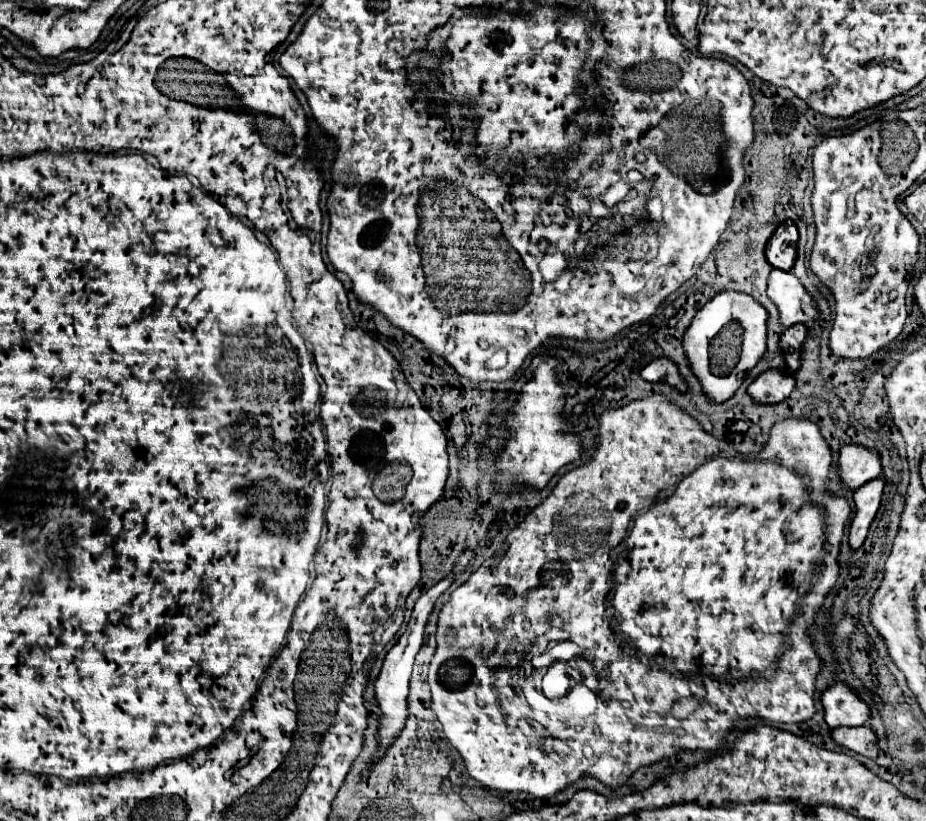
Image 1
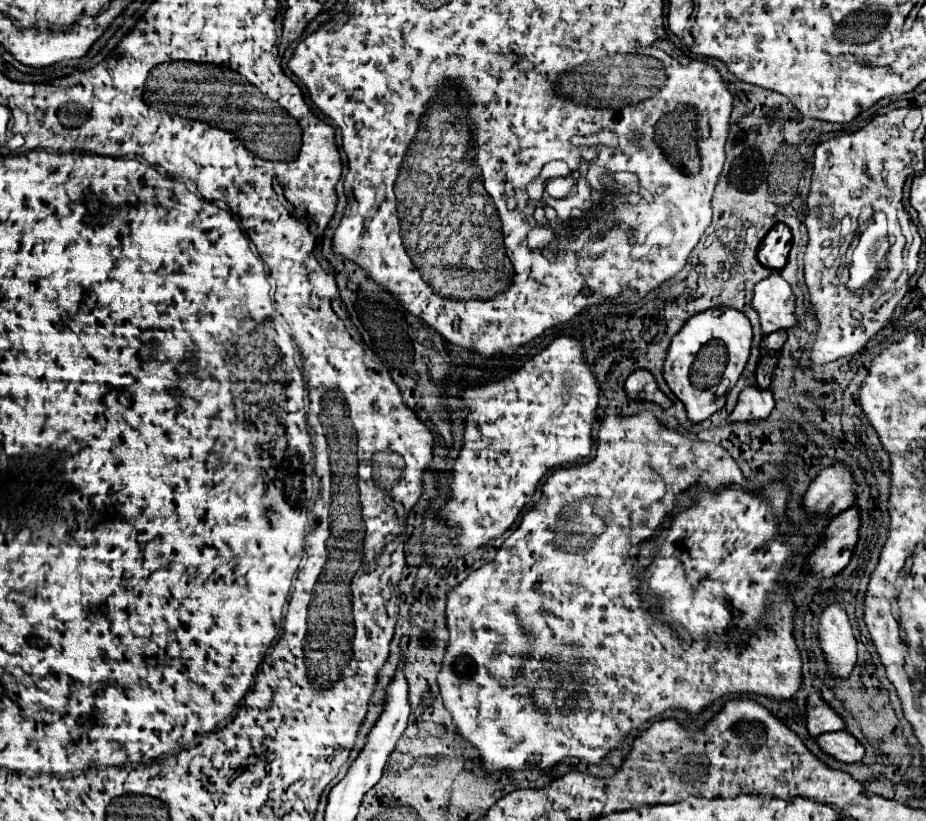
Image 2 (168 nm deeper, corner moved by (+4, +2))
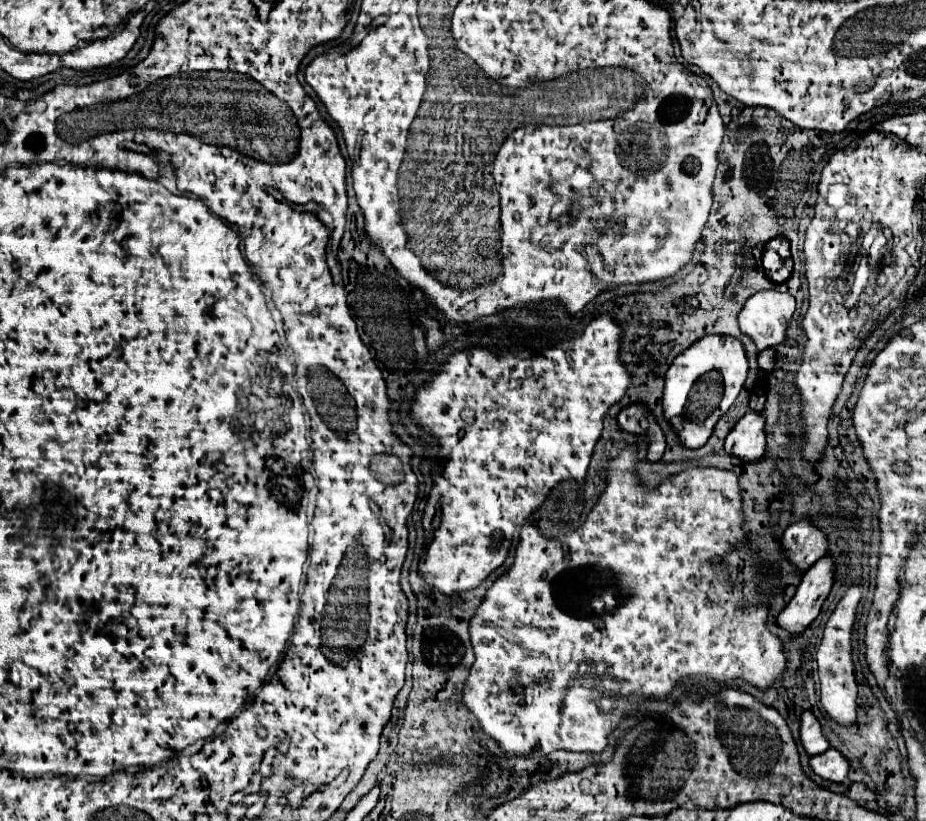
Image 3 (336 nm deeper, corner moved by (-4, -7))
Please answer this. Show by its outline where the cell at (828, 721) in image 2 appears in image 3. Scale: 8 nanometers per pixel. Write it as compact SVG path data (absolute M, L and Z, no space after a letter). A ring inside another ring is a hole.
M805 711L801 717L801 741L809 755L819 755L829 749L829 741L825 739L821 723L813 715L813 711Z

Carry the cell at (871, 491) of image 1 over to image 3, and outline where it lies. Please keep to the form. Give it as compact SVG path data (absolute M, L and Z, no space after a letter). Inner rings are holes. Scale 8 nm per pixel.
M833 557L817 559L801 577L795 597L781 611L777 623L789 633L797 635L819 615L823 601L827 599L835 581L835 561Z

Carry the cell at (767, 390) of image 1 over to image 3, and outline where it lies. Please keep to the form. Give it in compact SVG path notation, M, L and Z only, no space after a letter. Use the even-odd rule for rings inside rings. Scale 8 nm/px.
M749 411L743 415L731 433L725 439L725 451L737 457L745 457L745 461L757 461L763 457L767 449L767 433L765 433L765 417L761 413Z

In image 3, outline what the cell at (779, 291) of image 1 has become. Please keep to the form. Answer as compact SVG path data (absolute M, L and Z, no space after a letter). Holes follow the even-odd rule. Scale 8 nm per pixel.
M777 289L751 295L739 313L739 327L749 333L757 349L775 347L785 341L789 319L795 313L795 297Z

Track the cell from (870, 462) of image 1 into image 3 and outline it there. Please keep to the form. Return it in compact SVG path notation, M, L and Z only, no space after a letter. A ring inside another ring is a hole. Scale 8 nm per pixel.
M807 517L787 527L787 531L783 533L781 545L787 551L787 557L801 571L809 569L829 549L827 535Z

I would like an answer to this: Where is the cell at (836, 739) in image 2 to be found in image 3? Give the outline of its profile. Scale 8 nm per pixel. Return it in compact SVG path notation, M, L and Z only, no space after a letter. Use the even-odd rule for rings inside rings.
M827 749L825 753L813 755L811 767L817 775L829 781L845 781L849 773L849 761L837 749Z

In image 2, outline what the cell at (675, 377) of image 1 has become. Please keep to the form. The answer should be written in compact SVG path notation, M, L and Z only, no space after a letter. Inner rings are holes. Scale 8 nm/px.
M635 370L627 382L625 382L625 392L631 400L641 400L641 402L655 402L663 410L671 406L671 400L657 388L651 372L647 370Z

